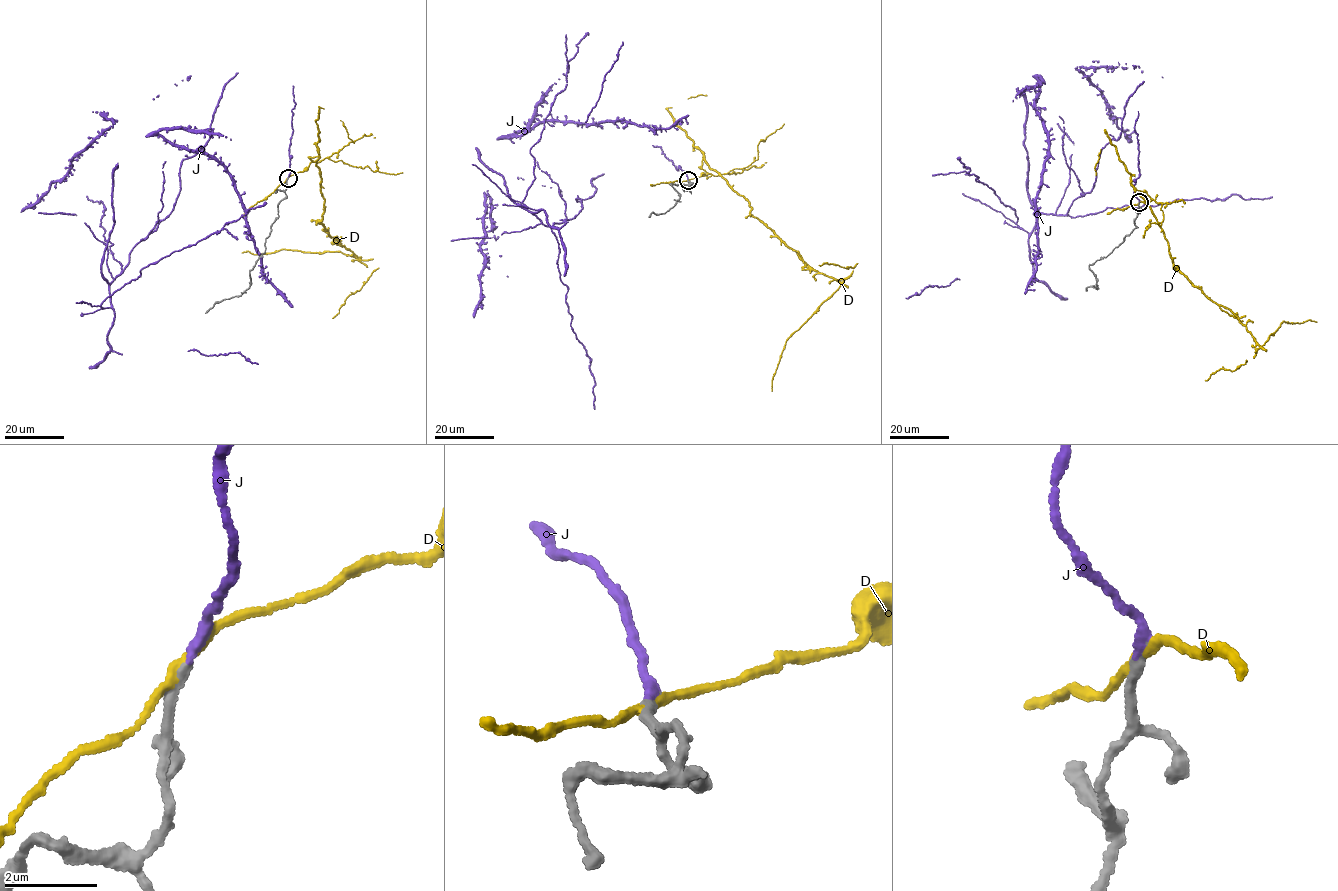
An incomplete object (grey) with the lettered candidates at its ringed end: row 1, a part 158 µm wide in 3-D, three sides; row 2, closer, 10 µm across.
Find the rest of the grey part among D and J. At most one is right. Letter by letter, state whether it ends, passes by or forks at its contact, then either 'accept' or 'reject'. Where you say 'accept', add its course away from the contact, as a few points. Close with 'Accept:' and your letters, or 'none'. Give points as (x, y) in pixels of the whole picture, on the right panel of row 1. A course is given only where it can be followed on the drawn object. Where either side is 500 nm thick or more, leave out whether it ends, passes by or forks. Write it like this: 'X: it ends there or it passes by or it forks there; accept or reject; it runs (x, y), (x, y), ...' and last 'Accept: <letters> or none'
D: it passes by; reject
J: it ends there; accept
Accept: J

